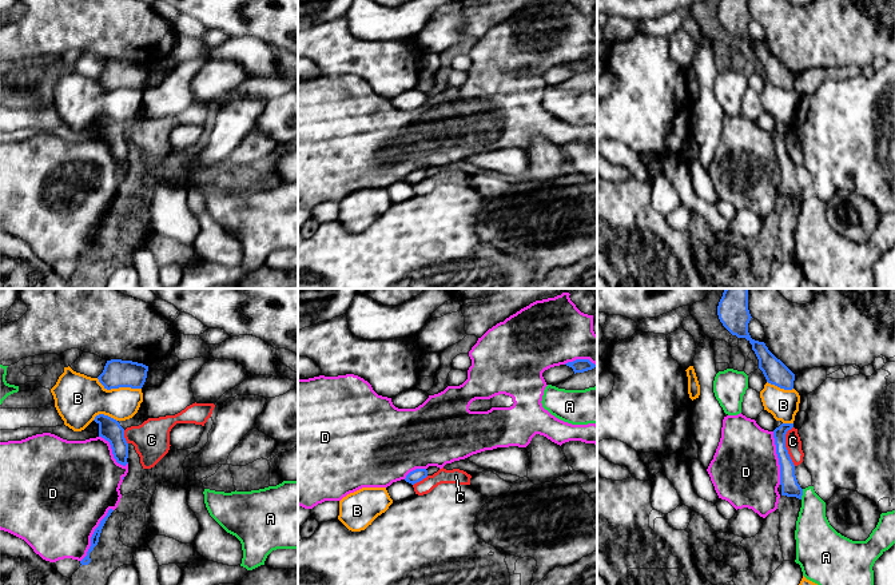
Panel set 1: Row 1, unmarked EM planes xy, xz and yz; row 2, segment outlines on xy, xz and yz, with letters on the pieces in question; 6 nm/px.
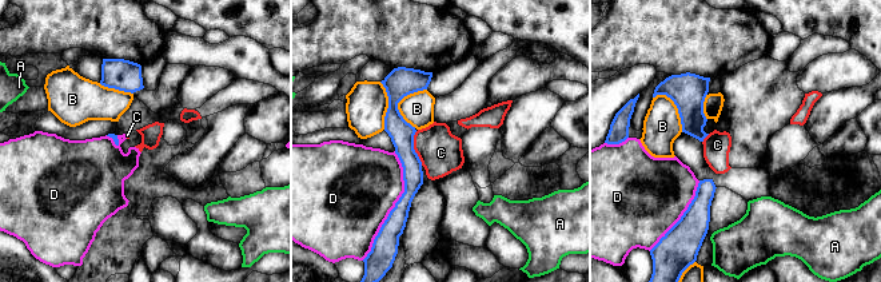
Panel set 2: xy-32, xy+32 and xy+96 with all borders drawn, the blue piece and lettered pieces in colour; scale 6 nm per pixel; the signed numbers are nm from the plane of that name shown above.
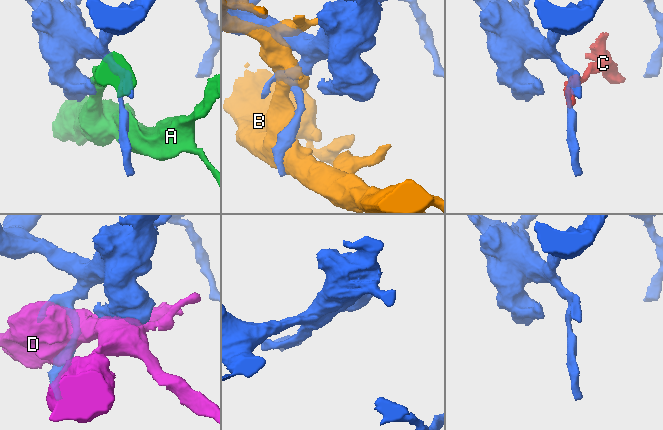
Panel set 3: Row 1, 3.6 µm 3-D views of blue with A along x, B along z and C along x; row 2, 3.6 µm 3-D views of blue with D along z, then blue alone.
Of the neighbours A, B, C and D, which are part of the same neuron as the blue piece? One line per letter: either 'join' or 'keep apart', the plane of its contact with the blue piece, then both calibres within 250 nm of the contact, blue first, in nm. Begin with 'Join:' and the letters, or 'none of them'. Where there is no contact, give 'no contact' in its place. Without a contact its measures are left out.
Join: none of them
A: keep apart | yz | 110/220 nm
B: keep apart | xy | 170/280 nm
C: keep apart | yz | 110/100 nm
D: keep apart | xy | 50/500 nm

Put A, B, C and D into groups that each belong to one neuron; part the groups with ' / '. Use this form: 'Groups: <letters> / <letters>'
Groups: A / B / C / D

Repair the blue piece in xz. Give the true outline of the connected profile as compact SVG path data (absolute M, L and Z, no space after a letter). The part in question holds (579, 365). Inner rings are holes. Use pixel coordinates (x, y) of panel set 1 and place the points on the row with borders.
M576 359L576 361L568 362L565 365L572 367L574 374L584 373L584 371L588 371L588 370L592 370L596 367L596 365L592 363L589 359Z

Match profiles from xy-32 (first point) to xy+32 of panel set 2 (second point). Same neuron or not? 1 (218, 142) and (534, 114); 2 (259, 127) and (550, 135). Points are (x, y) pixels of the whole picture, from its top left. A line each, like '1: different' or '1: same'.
1: same
2: different

